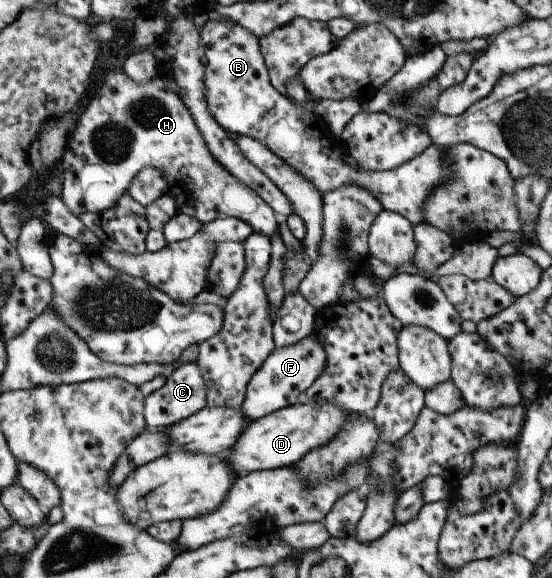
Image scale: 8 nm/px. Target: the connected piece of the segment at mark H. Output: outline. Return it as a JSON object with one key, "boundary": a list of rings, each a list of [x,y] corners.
{"boundary":[[[110,67],[101,71],[99,79],[96,92],[86,98],[81,106],[72,134],[59,160],[63,177],[60,199],[74,217],[80,217],[82,213],[94,215],[114,207],[128,190],[136,173],[144,167],[152,167],[164,175],[168,186],[166,194],[174,197],[176,211],[196,219],[201,225],[214,221],[219,216],[231,216],[240,219],[260,235],[272,237],[279,233],[278,217],[273,214],[272,209],[210,157],[190,113],[178,95],[166,87],[161,73],[150,81],[136,83],[122,69]]]}

